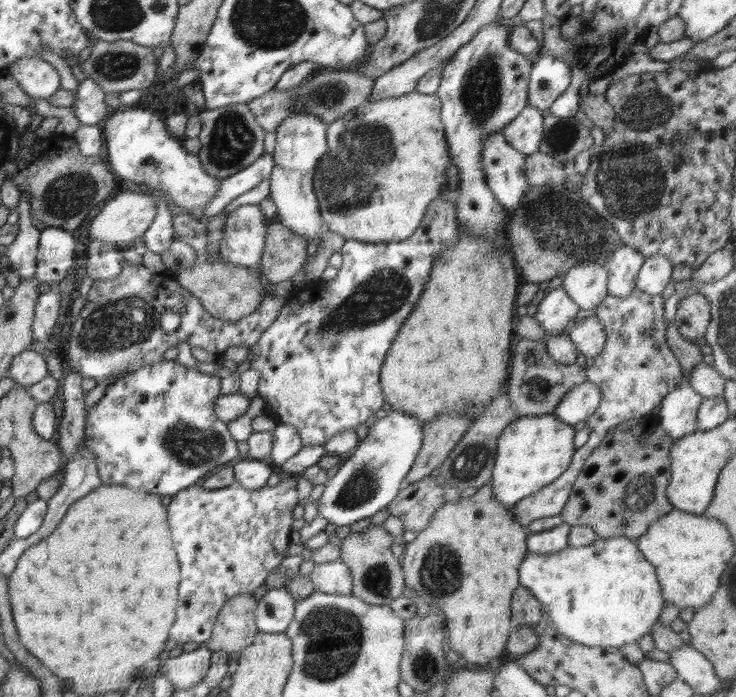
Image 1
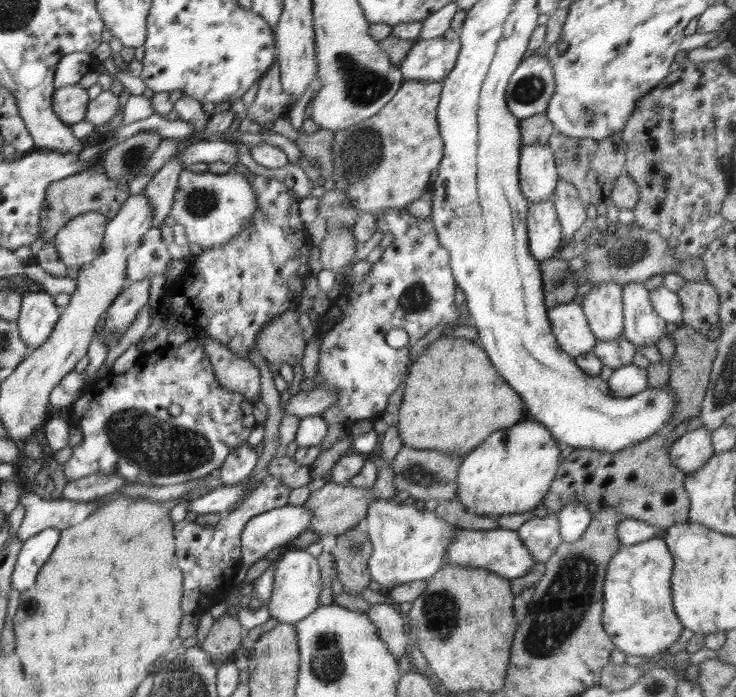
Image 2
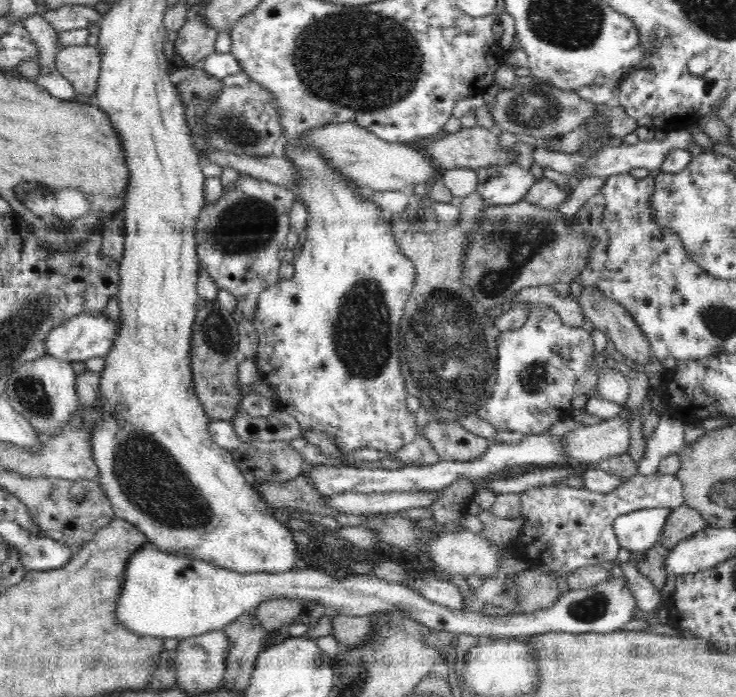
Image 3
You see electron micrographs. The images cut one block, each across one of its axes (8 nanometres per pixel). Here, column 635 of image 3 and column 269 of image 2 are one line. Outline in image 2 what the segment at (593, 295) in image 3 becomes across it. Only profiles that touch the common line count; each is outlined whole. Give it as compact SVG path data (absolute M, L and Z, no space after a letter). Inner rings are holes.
M288 310L267 323L256 337L255 348L268 363L301 363L306 341L296 310Z

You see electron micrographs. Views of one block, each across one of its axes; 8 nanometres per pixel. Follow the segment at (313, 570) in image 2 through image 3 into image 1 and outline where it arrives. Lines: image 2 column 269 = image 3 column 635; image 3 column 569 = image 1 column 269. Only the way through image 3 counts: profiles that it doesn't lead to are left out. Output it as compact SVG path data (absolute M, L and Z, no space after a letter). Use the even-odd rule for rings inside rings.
M279 584L261 591L255 610L255 623L260 633L284 633L296 609L296 600Z

